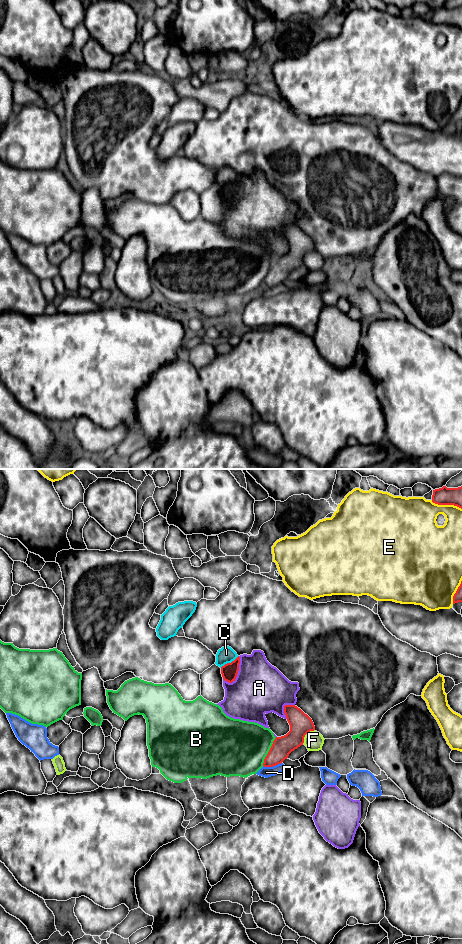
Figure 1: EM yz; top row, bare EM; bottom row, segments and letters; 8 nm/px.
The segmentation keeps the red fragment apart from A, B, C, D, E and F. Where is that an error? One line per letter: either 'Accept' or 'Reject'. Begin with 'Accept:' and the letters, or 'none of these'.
Accept: none of these
A: Reject
B: Reject
C: Reject
D: Reject
E: Reject
F: Reject

